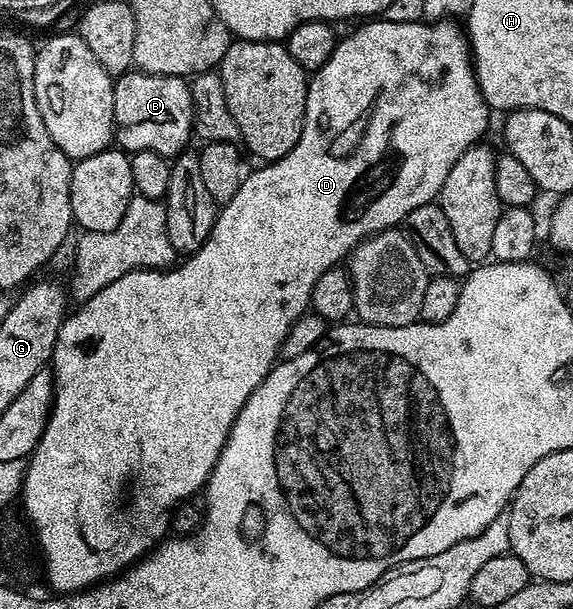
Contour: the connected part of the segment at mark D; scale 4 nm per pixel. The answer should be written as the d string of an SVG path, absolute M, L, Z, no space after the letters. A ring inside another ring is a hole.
M383 17L362 22L350 35L338 38L327 65L312 72L307 89L305 120L295 149L283 157L266 162L258 171L244 176L239 193L231 197L217 212L217 220L203 245L176 265L162 270L129 271L119 281L111 281L107 289L99 289L95 297L84 300L77 312L66 314L51 360L53 372L53 405L49 420L39 437L37 447L27 460L25 479L21 482L23 498L29 503L31 521L37 523L37 532L43 533L47 563L53 569L54 592L72 593L105 582L129 570L145 558L171 531L170 512L194 498L208 483L219 453L235 425L247 397L269 376L269 370L279 359L287 333L299 316L310 310L315 281L331 268L338 266L354 247L370 235L388 231L404 224L411 209L434 202L441 194L447 173L467 149L478 146L489 127L491 108L486 103L473 72L473 56L469 50L466 32L453 21L422 21L396 23ZM197 275L205 275L197 283Z

